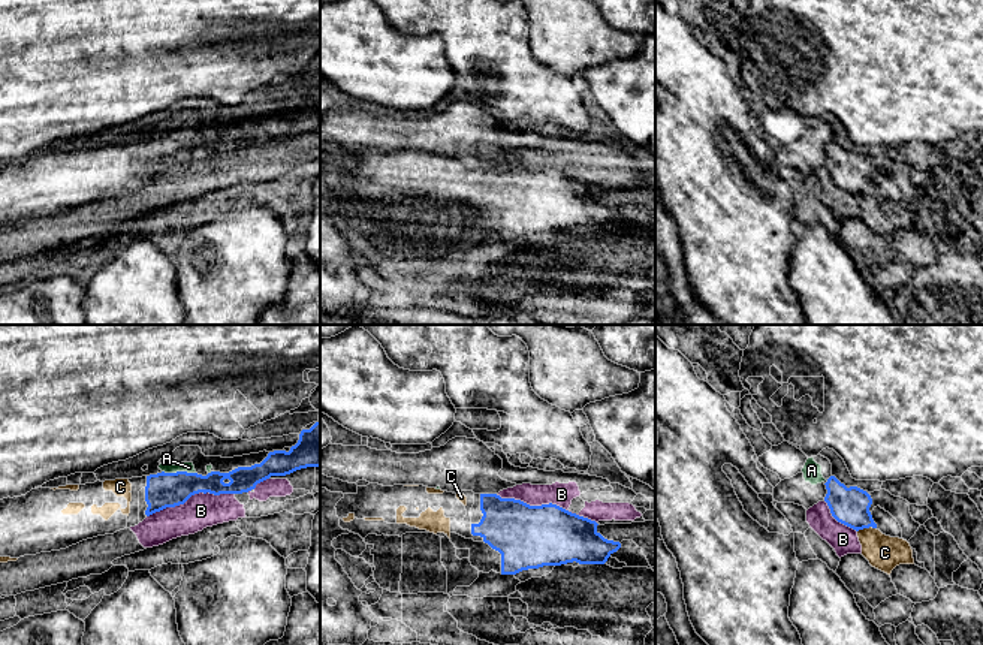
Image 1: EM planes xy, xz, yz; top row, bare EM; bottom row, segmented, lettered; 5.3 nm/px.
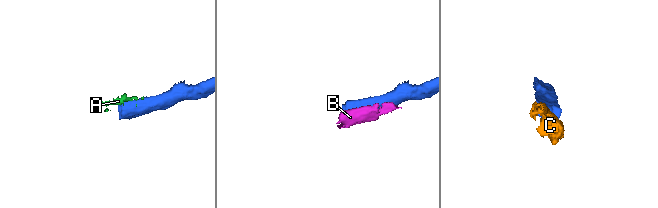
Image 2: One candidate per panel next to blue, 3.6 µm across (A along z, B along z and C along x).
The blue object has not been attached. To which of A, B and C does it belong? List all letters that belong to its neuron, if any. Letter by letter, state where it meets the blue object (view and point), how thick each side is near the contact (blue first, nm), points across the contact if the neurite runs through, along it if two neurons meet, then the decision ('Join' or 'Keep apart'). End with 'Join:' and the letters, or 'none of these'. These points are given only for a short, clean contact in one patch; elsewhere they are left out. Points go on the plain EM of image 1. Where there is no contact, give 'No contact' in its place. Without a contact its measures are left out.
A: Touches blue at xy (178, 136). Thickness 190 nm (blue) against 60 nm. Boundary: xy (162, 135), (195, 138). Keep apart
B: Touches blue at xz (546, 169). Thickness 340 nm (blue) against 130 nm. Keep apart
C: Touches blue at yz (867, 192). Thickness 200 nm (blue) against 190 nm. Boundary: yz (876, 192), (864, 192), (858, 196). Keep apart
Join: none of these

